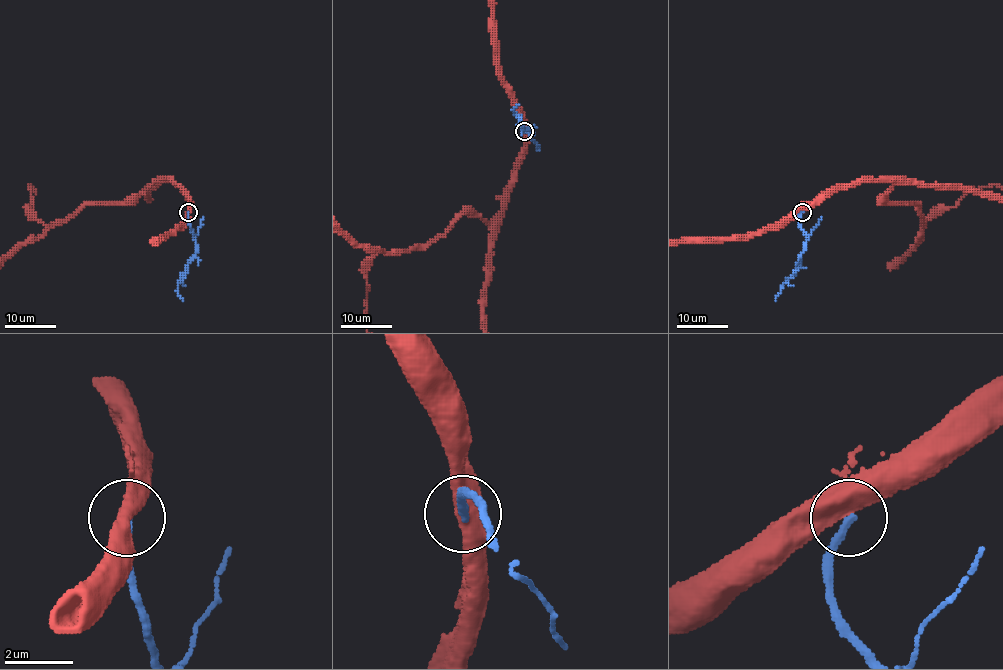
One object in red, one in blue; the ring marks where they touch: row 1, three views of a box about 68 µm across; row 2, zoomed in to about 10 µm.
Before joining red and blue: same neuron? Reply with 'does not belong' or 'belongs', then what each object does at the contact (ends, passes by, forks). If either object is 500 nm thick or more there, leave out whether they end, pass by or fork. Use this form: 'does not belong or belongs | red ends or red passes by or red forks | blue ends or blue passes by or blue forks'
does not belong

